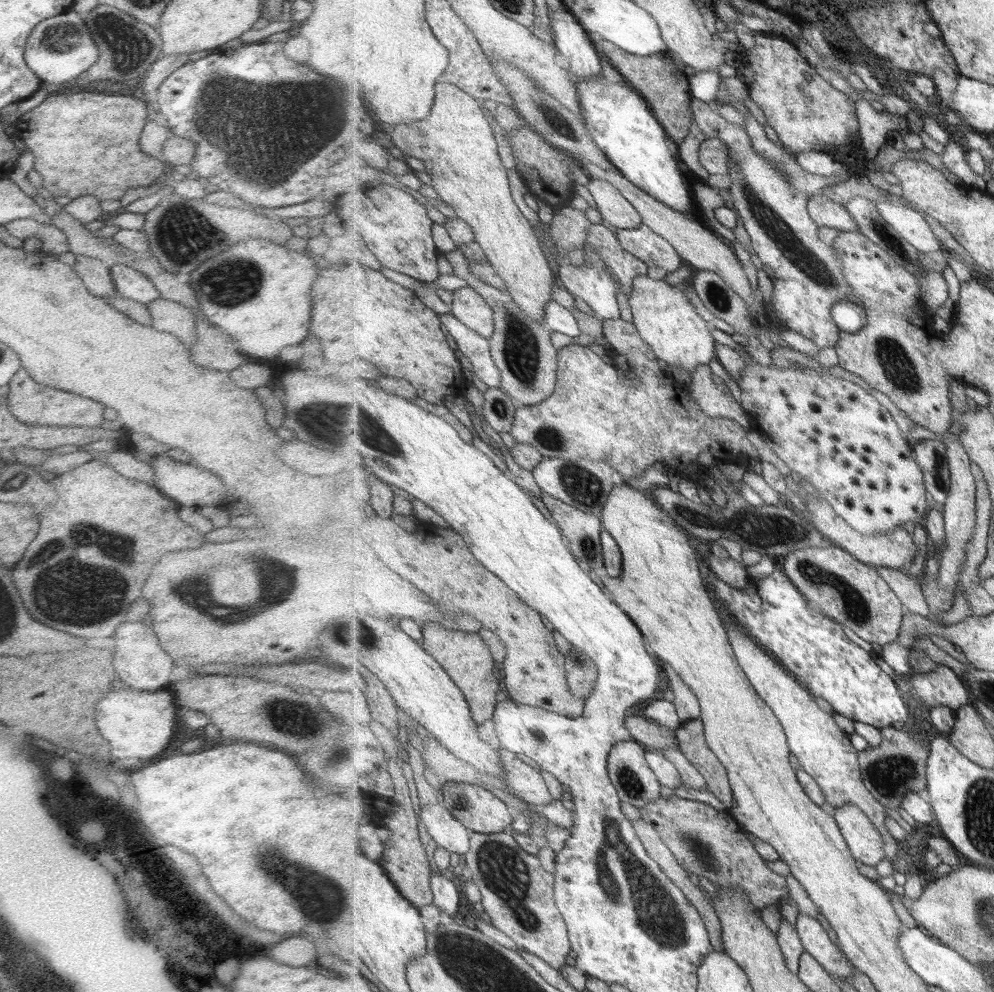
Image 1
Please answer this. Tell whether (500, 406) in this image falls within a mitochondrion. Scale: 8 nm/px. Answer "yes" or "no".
yes

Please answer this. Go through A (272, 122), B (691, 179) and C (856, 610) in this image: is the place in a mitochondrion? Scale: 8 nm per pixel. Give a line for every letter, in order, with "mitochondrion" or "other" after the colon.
A: mitochondrion
B: other
C: mitochondrion

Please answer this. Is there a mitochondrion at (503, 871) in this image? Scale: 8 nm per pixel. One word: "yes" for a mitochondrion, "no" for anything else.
yes

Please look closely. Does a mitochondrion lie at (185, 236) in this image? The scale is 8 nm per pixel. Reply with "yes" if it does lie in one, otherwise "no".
yes

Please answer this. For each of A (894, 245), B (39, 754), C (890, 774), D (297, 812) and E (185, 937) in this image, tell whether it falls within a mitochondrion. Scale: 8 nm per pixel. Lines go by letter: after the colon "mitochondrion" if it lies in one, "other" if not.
A: mitochondrion
B: other
C: mitochondrion
D: other
E: other

